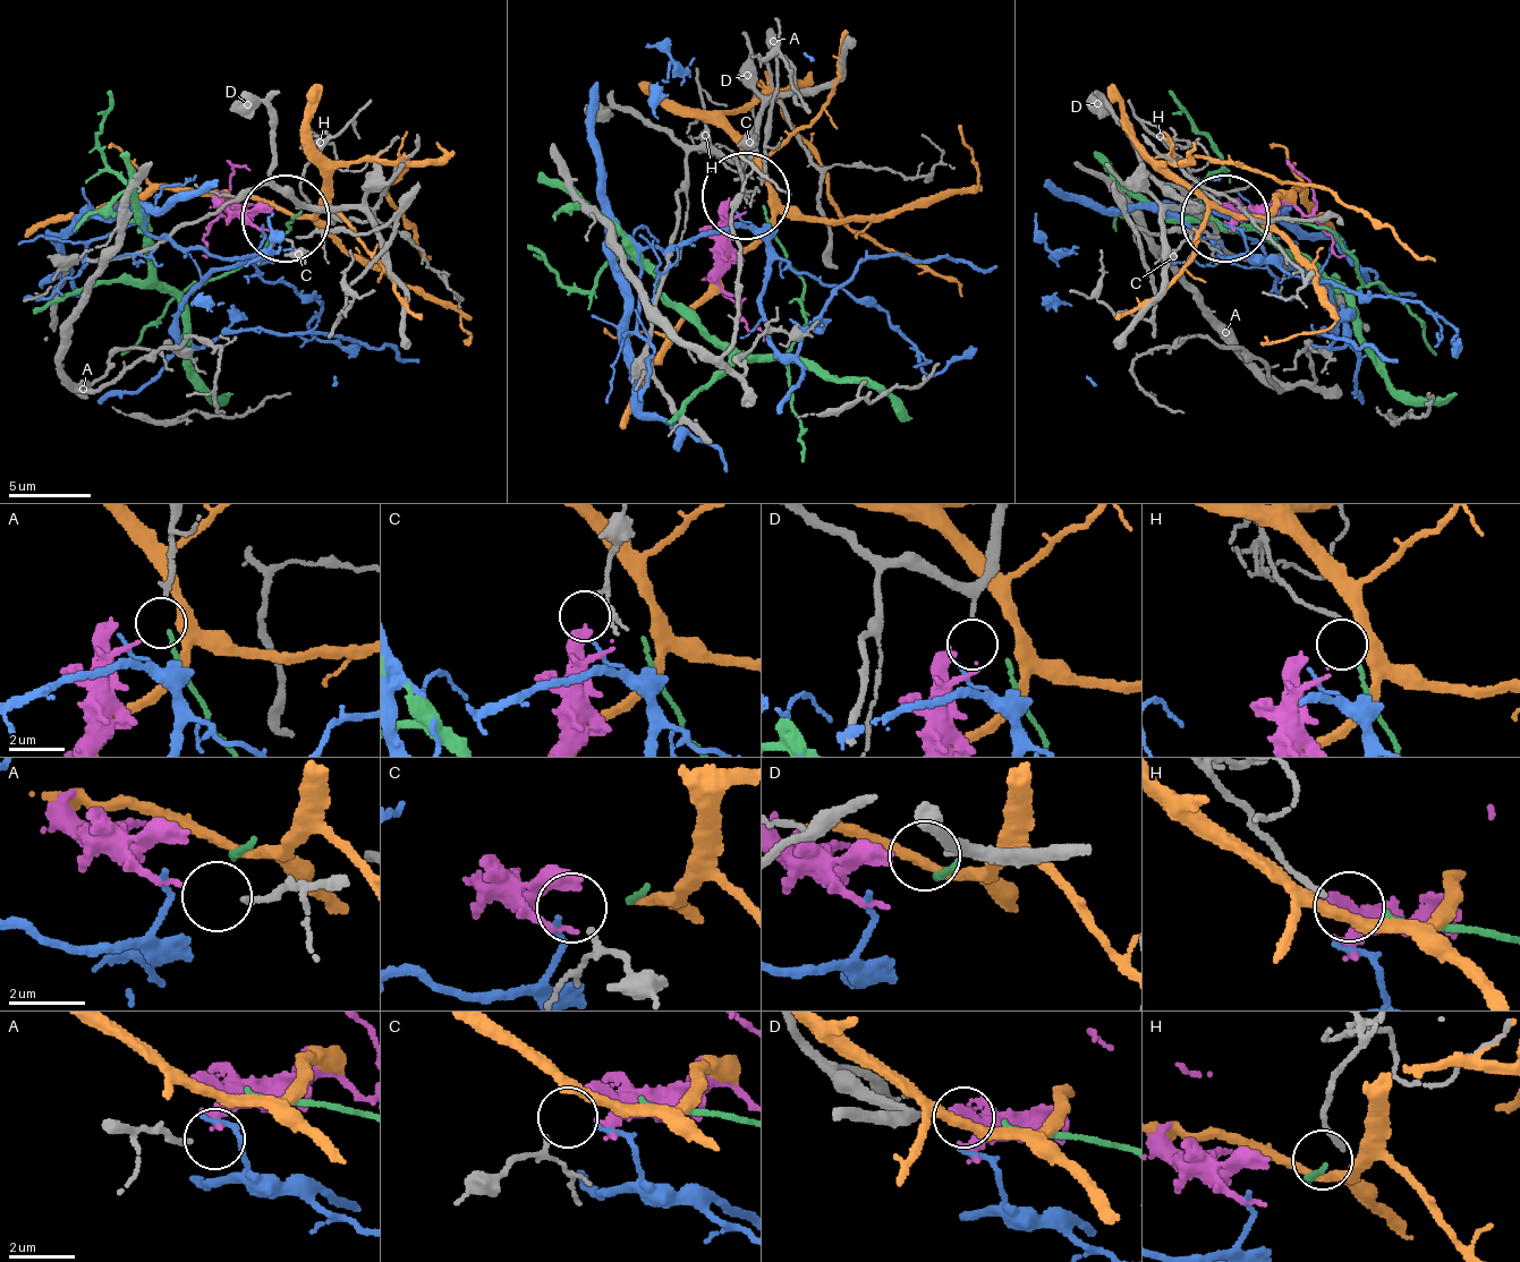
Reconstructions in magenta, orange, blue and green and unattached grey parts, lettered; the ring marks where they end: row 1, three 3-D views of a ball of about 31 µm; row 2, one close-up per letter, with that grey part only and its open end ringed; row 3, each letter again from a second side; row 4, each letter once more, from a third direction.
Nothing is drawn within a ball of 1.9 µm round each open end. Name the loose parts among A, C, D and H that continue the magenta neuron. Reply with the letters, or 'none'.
none

